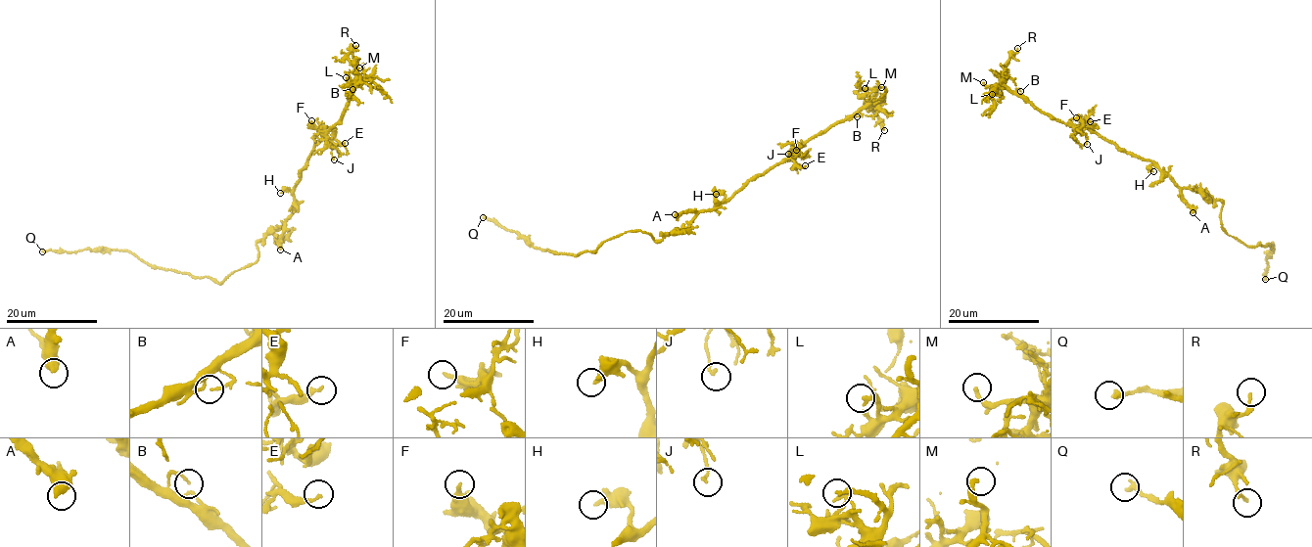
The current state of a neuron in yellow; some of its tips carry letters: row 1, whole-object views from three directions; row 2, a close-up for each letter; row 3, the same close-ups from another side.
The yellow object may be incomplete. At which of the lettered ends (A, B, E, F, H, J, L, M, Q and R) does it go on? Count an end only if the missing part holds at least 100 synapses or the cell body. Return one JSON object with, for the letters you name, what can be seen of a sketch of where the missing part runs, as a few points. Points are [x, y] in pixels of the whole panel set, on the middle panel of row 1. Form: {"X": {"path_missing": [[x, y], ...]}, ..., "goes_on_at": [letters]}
{"goes_on_at": ["M"]}

